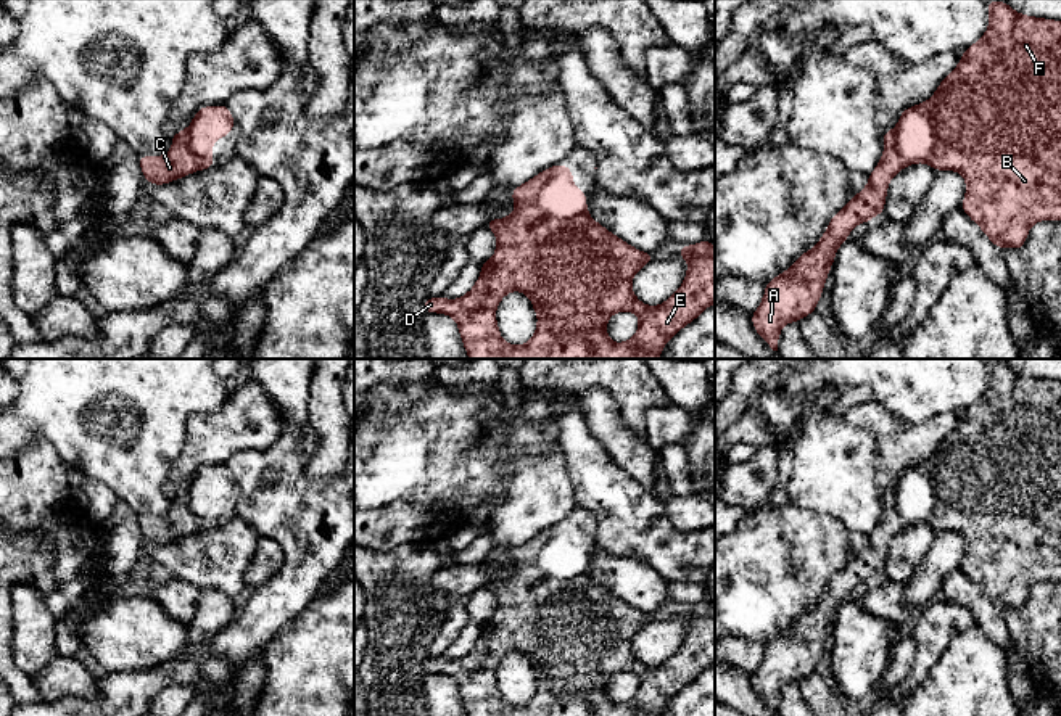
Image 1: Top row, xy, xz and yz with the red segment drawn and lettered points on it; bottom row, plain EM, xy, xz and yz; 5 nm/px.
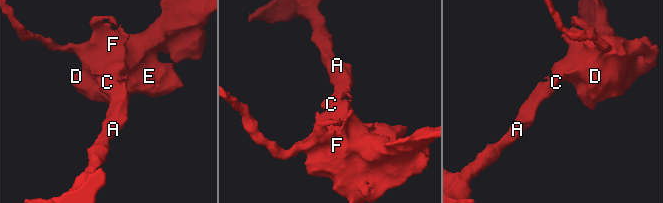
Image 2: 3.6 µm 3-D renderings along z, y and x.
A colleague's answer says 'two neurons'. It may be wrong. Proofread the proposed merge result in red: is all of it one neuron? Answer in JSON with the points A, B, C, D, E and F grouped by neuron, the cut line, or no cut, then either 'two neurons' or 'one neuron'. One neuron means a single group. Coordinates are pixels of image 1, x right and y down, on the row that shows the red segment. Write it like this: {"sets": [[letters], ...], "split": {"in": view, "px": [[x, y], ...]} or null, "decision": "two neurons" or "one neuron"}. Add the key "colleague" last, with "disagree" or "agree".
{"sets": [["A", "B", "C", "D", "E", "F"]], "split": null, "decision": "one neuron", "colleague": "disagree"}

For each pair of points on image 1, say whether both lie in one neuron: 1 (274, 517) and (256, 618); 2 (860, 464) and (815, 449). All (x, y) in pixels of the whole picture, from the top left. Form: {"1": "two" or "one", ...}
{"1": "one", "2": "one"}

